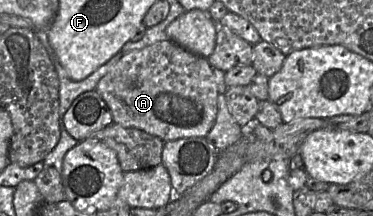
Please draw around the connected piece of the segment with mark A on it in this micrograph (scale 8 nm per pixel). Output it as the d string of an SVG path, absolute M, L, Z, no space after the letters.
M167 39L123 56L98 82L97 93L109 107L113 123L136 128L164 142L181 138L206 137L217 116L218 90L208 59Z

